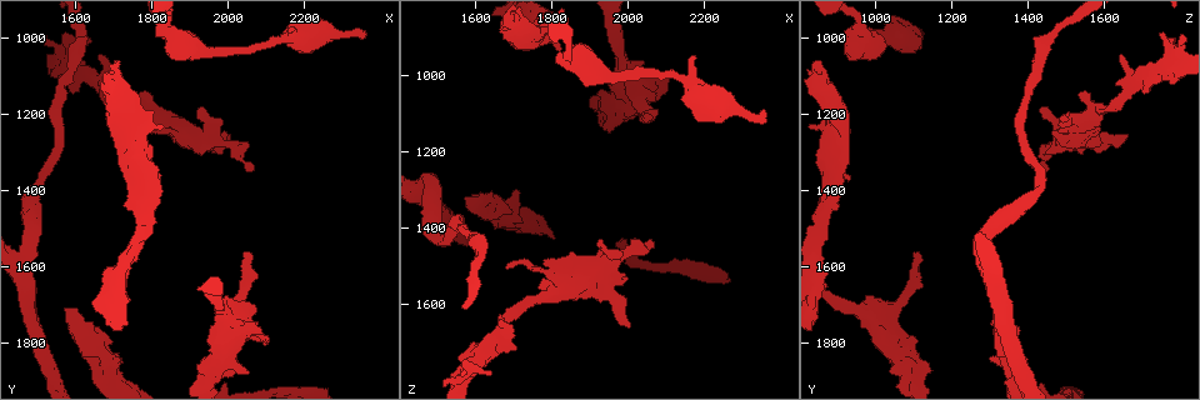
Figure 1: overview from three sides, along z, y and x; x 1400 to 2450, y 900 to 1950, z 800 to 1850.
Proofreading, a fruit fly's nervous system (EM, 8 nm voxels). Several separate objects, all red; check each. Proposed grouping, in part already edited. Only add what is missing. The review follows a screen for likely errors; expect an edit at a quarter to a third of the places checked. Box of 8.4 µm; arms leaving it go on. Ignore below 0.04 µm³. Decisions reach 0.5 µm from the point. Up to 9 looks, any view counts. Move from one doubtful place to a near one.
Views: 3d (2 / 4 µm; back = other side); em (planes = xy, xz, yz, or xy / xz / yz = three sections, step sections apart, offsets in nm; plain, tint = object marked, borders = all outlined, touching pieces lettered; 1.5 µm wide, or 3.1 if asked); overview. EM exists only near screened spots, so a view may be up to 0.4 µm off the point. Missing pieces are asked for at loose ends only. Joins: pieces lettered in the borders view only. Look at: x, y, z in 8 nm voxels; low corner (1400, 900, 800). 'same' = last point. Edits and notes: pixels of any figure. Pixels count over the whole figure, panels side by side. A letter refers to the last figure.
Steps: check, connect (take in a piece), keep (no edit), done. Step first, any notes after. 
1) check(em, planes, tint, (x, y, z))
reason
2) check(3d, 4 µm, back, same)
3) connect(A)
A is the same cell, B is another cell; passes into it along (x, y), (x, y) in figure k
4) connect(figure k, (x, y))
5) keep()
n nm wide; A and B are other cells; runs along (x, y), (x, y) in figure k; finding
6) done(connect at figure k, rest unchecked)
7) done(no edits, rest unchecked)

check(em, xz, step 8, plain, (2055, 1350, 1450))
tapers out

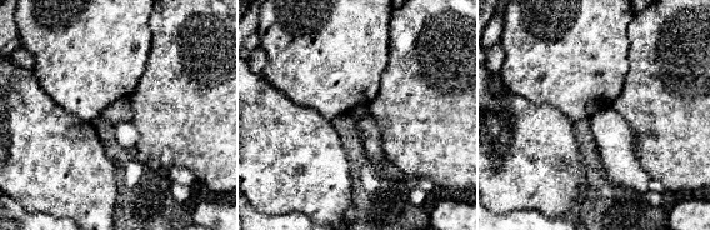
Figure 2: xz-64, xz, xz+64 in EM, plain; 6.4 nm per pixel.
check(em, xz, step 8, borders, same)

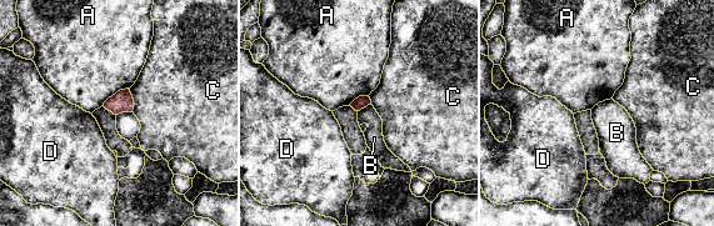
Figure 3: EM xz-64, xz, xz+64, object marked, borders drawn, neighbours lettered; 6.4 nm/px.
keep()
A touches over 200 nm; A, B, C and D are other cells; border along (370, 104), (358, 111) in figure 3; none of them fits

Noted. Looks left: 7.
check(3d, 2 µm, (2350, 990, 1095))
an open end

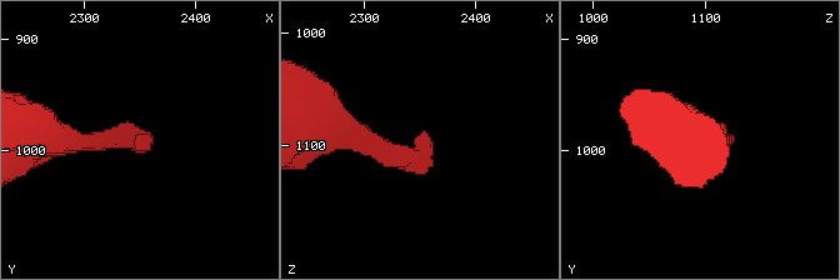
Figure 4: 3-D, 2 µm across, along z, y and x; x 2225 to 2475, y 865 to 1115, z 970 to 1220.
check(em, xz, step 4, borders, (2356, 988, 1092))

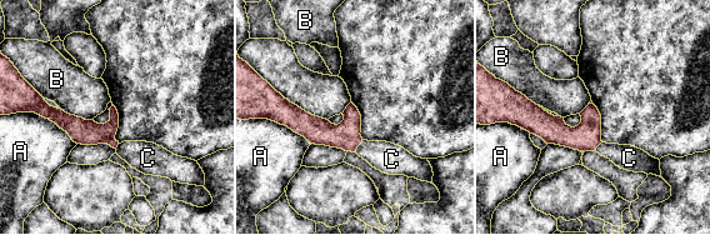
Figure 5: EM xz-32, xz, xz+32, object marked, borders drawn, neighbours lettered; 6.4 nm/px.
check(em, planes, borders, same)

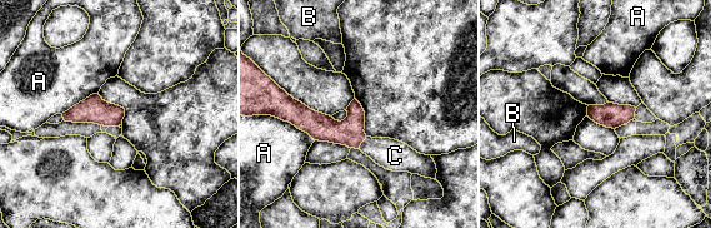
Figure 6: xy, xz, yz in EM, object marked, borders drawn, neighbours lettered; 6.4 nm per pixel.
connect(C)
160 nm wide; C is the same cell, A and B are other cells; passes into it along (349, 132), (361, 142), (395, 155) in figure 6; the neuron continues

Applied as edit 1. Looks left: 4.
check(overview)
see it whole again

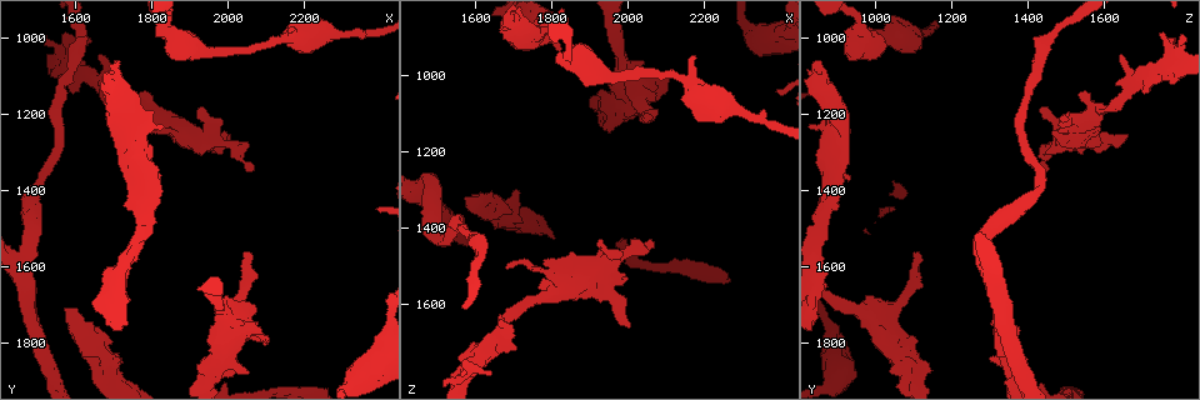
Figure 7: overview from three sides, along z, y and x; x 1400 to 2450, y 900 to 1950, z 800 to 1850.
check(em, planes, tint, (2165, 970, 950))
branch stops here

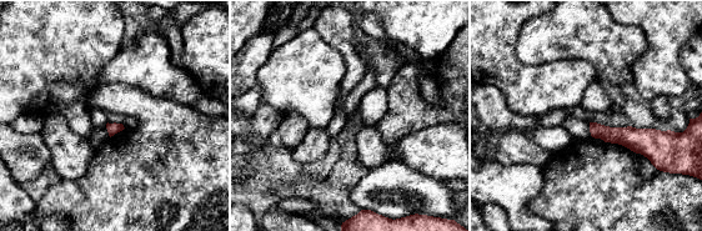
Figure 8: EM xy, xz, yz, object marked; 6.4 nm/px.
check(em, planes, borders, same)

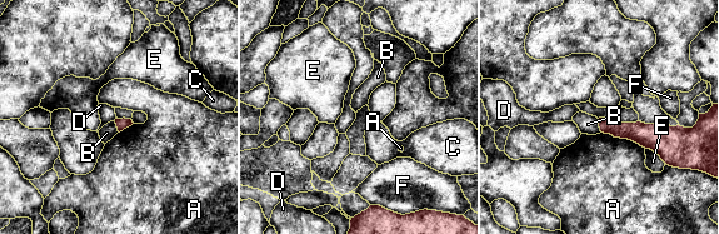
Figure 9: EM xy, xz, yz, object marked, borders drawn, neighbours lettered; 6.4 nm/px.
keep()
A, B, C, D, E and F are other cells; runs along (602, 120), (622, 130), (673, 129) in figure 9; no lettered piece goes on from it

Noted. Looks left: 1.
done(connect at figure 6, rest unchecked)

